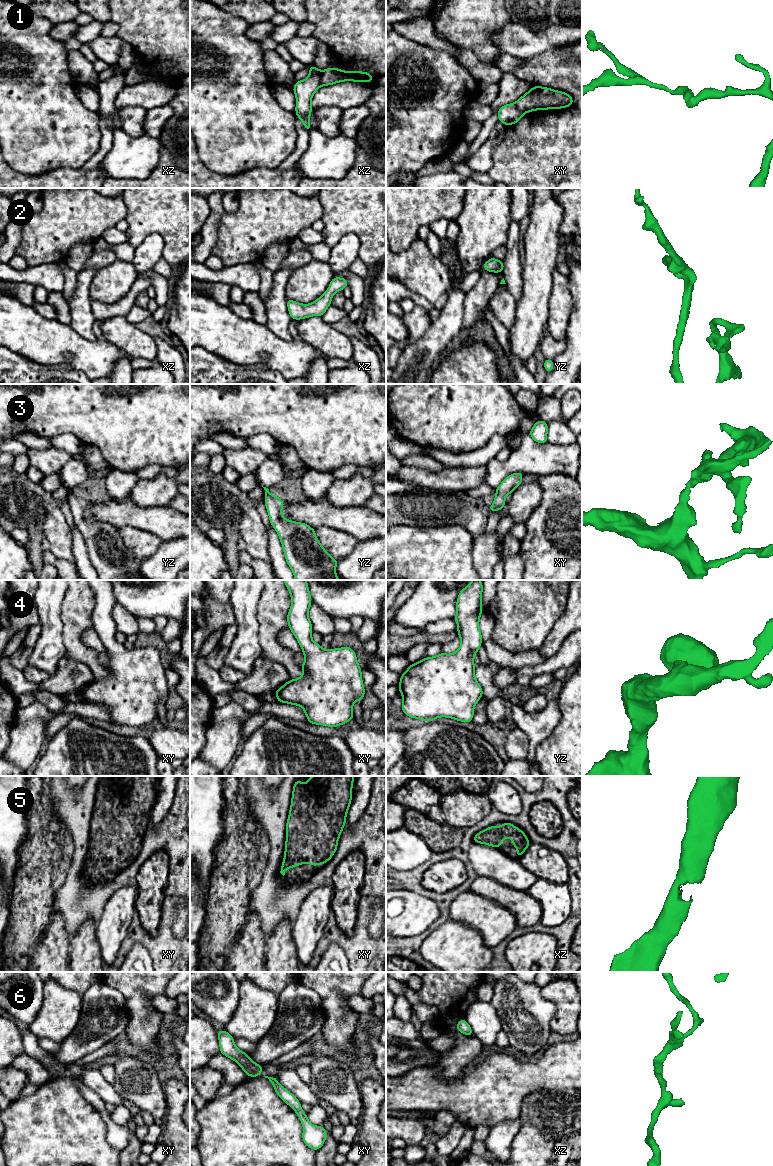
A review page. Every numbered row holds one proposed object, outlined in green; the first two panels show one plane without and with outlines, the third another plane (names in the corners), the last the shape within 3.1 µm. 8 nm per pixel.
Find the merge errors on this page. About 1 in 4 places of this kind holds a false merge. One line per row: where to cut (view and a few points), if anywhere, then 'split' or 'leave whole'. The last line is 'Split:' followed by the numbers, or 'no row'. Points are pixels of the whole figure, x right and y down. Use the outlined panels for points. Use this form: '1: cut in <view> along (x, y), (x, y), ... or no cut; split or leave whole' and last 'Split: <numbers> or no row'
1: cut in xz along (322, 71), (321, 84); split
2: no cut; leave whole
3: no cut; leave whole
4: no cut; leave whole
5: no cut; leave whole
6: no cut; leave whole
Split: 1

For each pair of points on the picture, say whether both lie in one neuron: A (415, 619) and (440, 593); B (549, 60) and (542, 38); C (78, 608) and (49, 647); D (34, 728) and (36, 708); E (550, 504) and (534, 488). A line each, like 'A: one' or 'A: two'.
A: one
B: two
C: two
D: two
E: two

